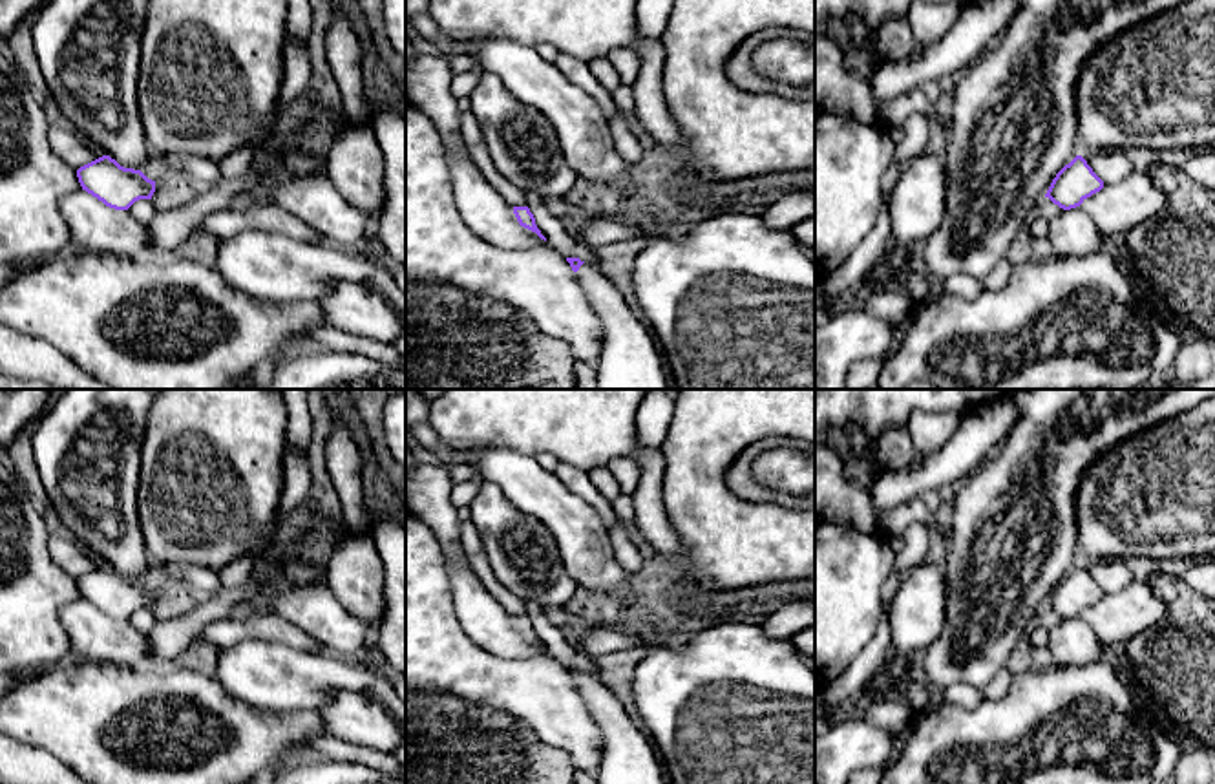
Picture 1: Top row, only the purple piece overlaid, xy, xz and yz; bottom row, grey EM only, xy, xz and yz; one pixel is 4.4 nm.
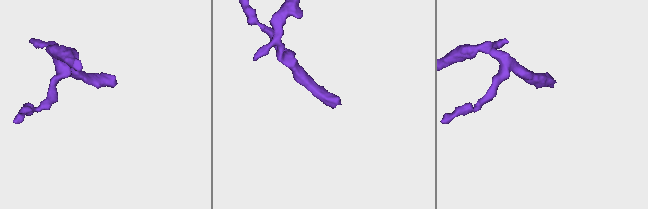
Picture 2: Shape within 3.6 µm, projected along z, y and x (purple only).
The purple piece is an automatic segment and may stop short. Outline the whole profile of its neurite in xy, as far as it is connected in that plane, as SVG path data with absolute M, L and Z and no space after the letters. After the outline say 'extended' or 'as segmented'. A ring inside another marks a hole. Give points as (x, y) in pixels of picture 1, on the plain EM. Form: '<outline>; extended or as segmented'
M102 565L77 579L82 599L115 620L128 620L139 609L152 609L155 590L141 579L124 577Z; as segmented

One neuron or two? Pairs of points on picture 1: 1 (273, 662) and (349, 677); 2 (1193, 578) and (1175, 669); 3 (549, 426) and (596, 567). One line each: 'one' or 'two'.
1: one
2: two
3: two

